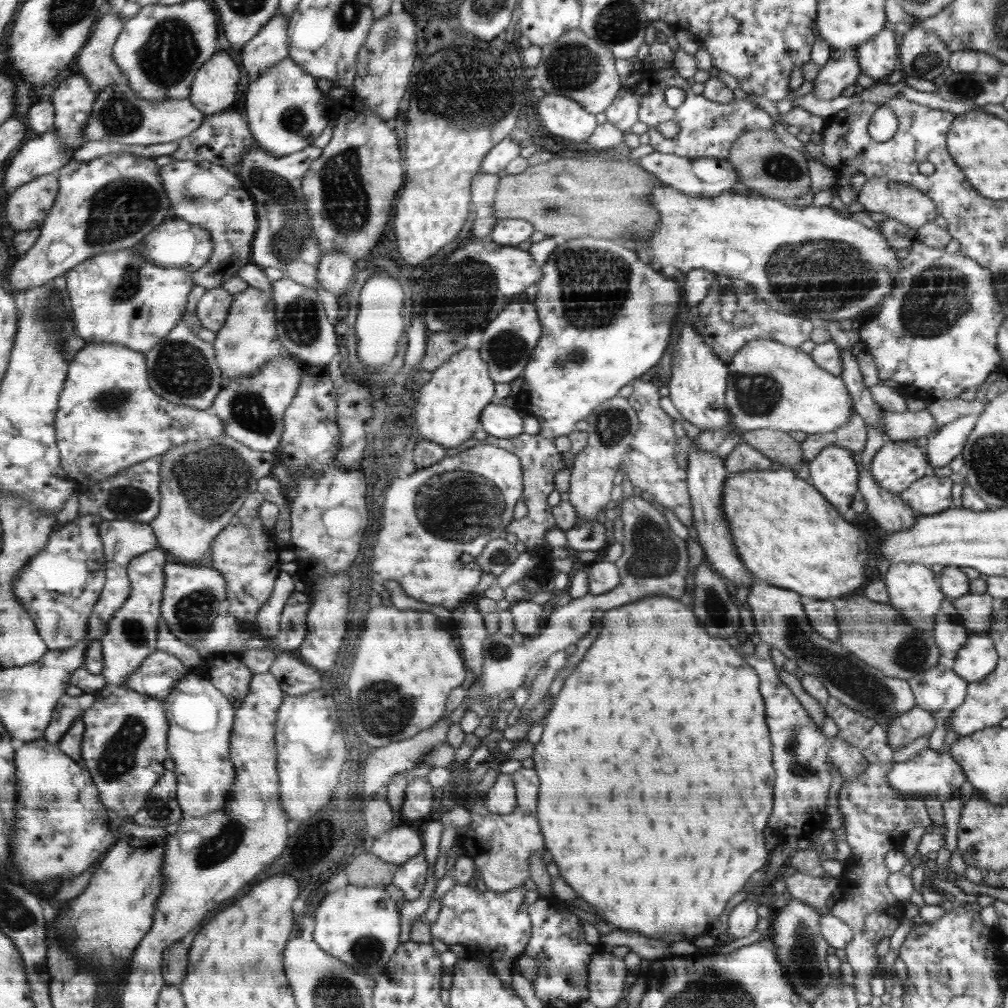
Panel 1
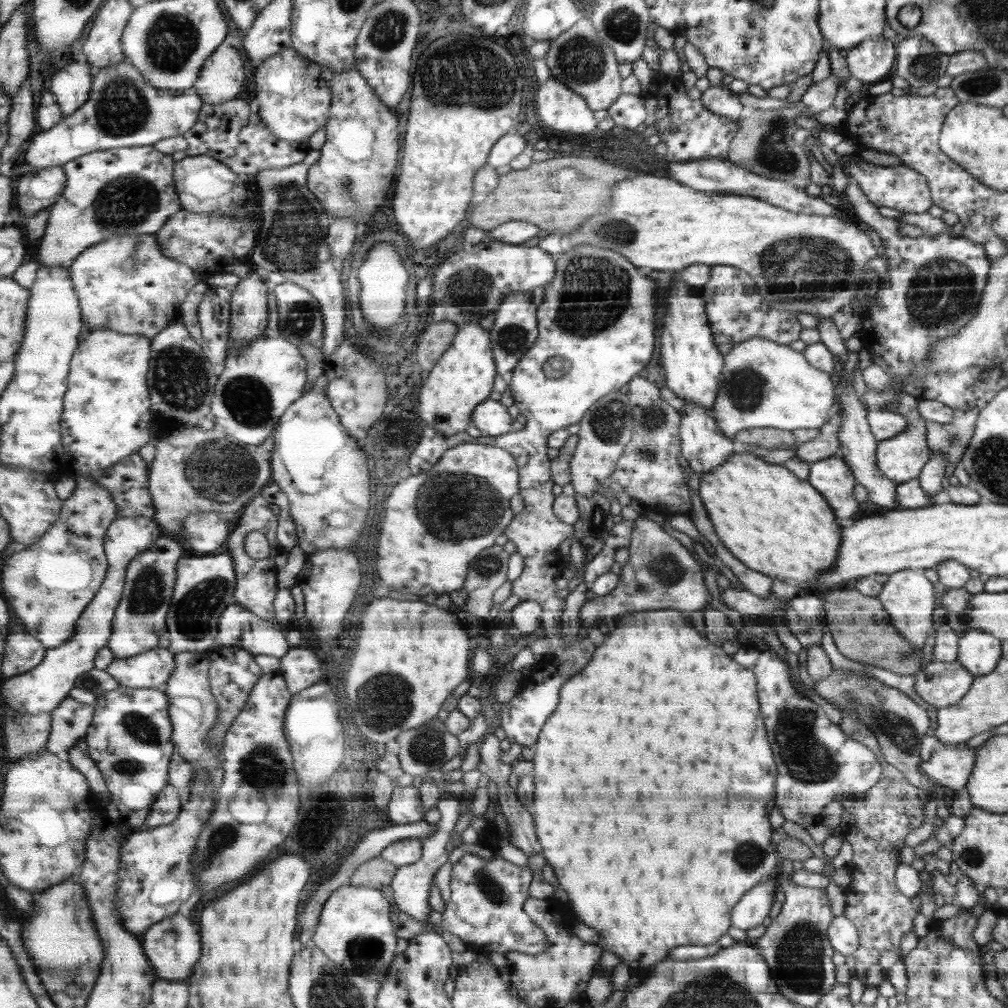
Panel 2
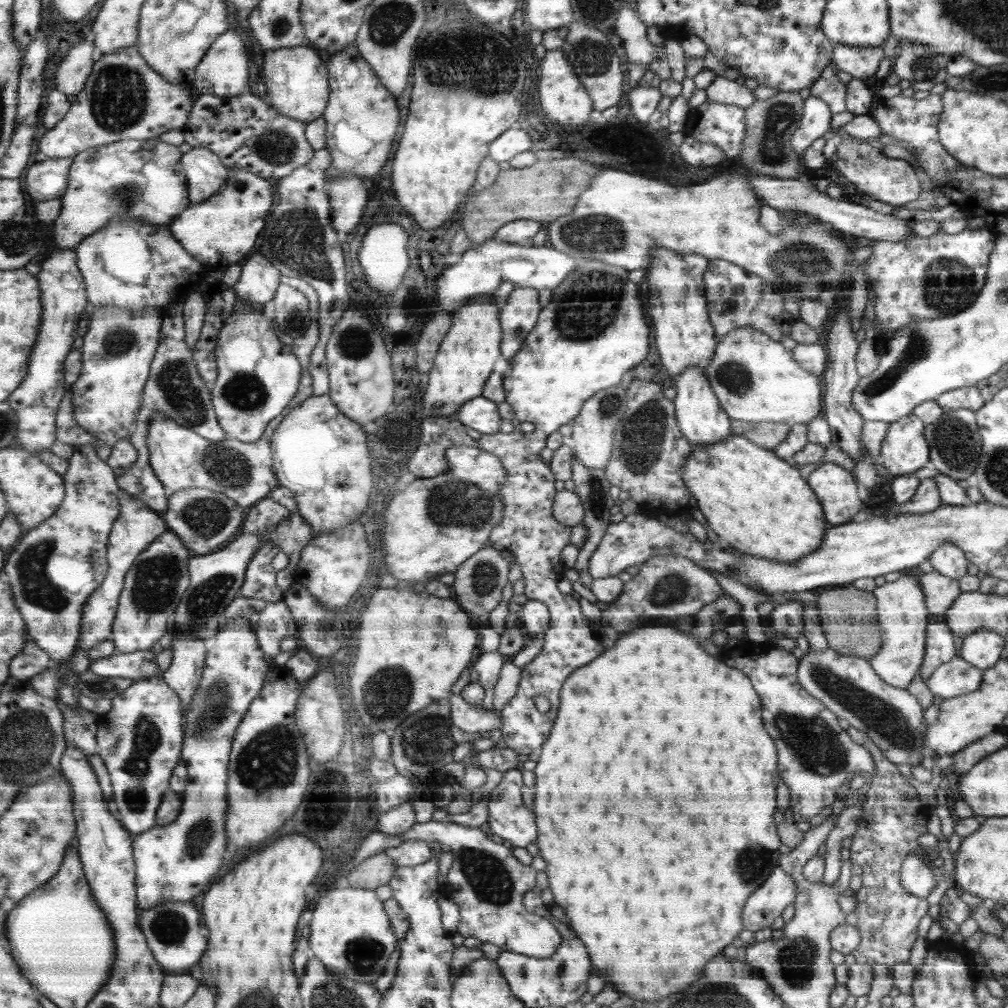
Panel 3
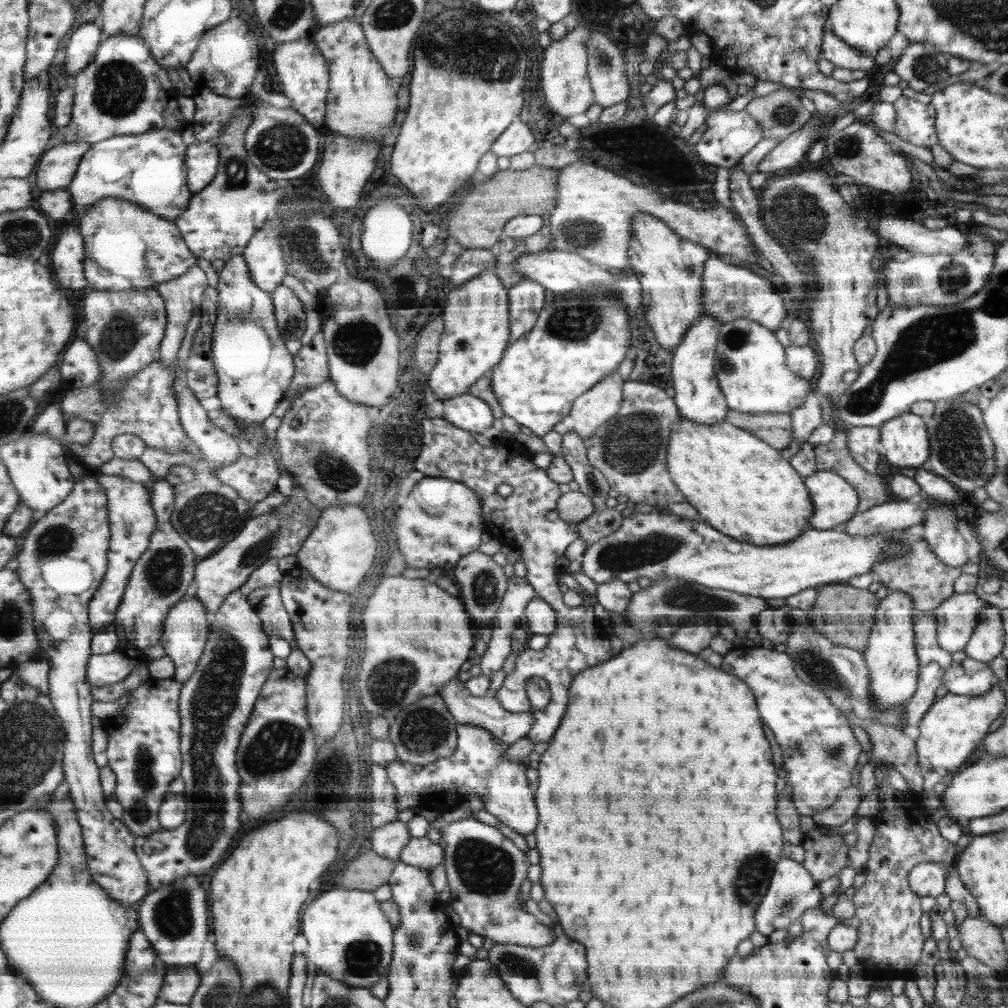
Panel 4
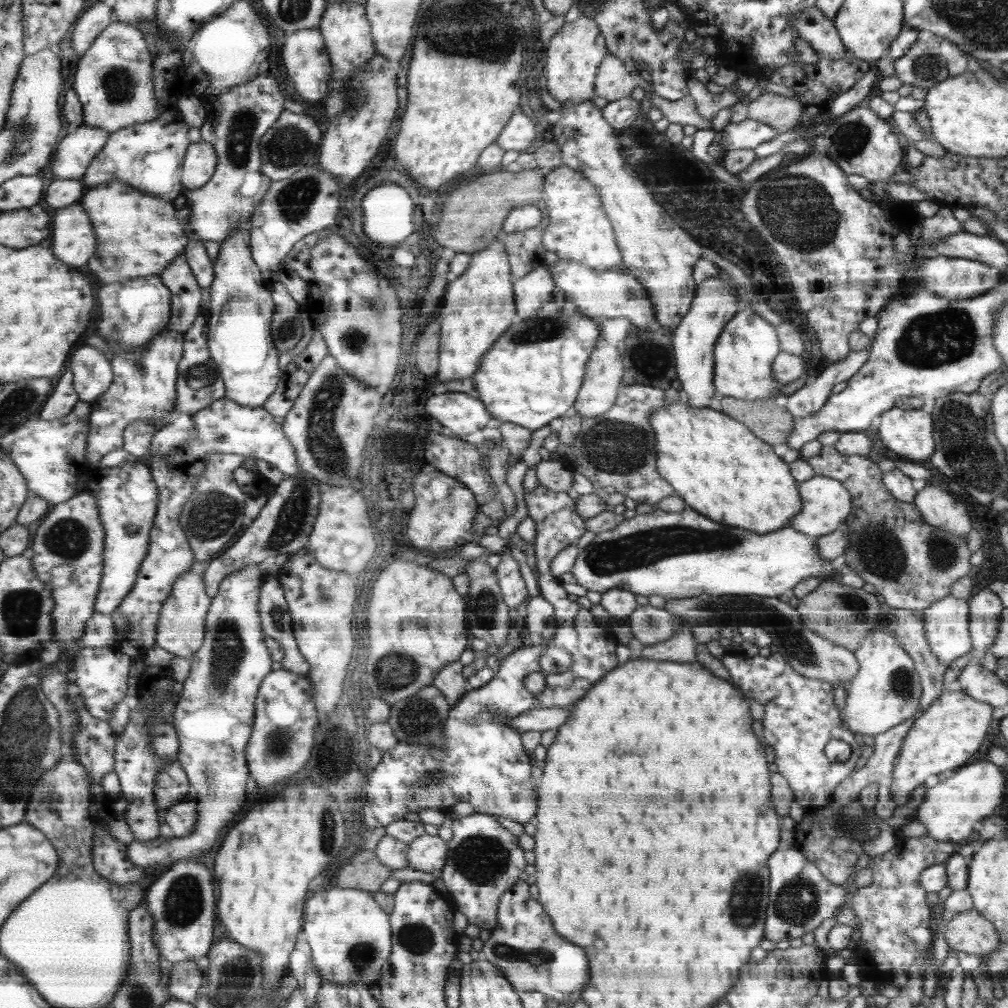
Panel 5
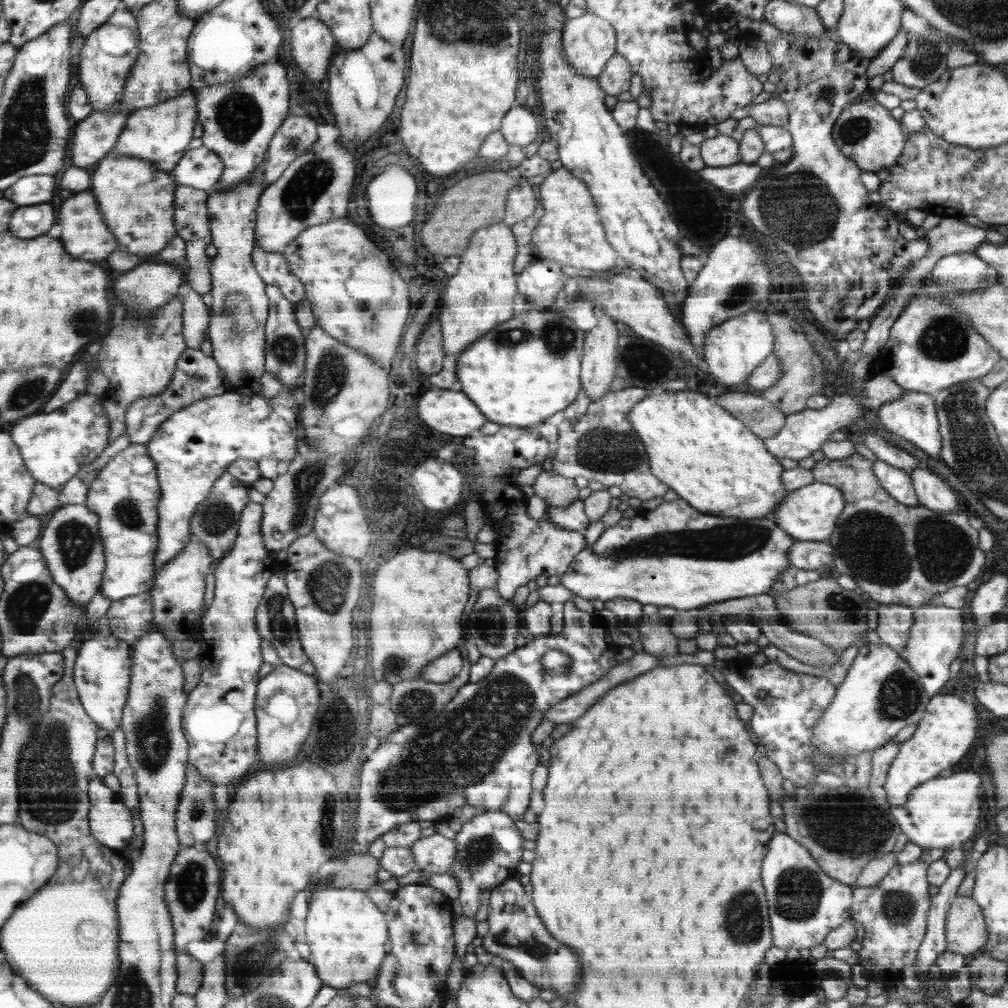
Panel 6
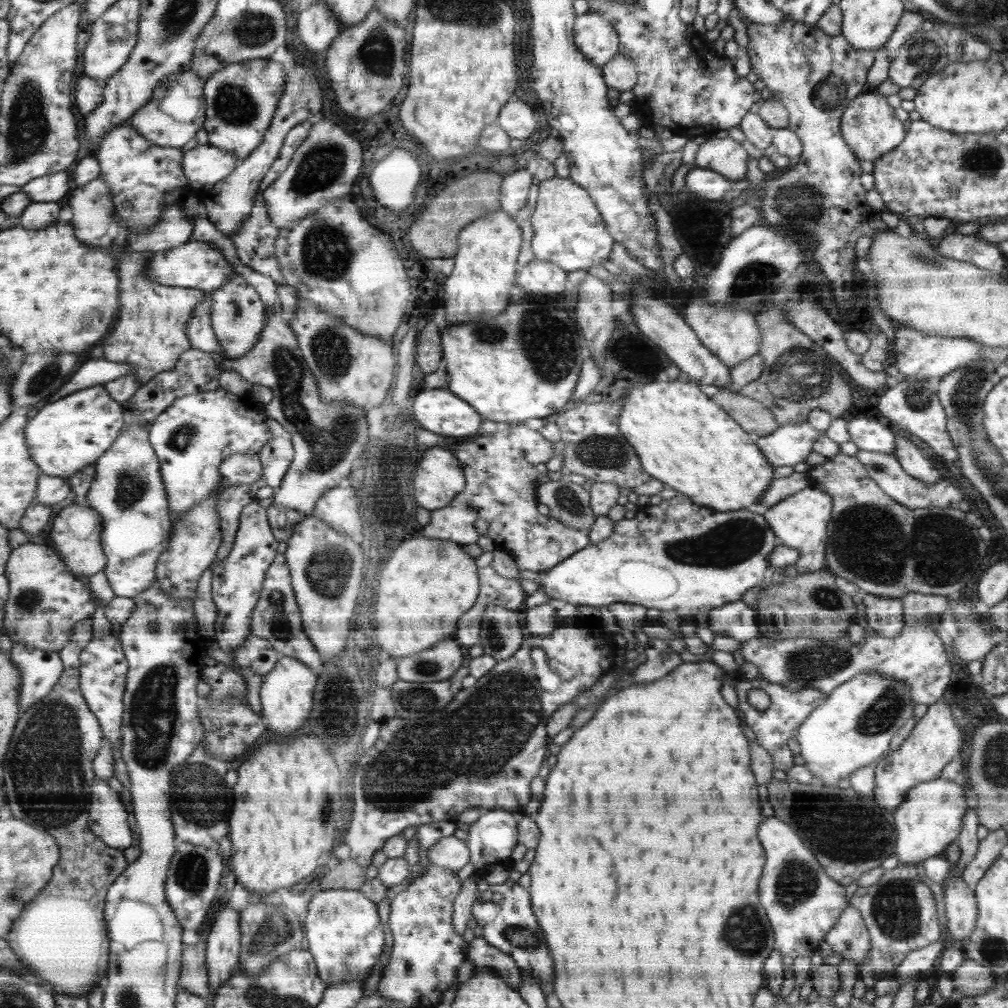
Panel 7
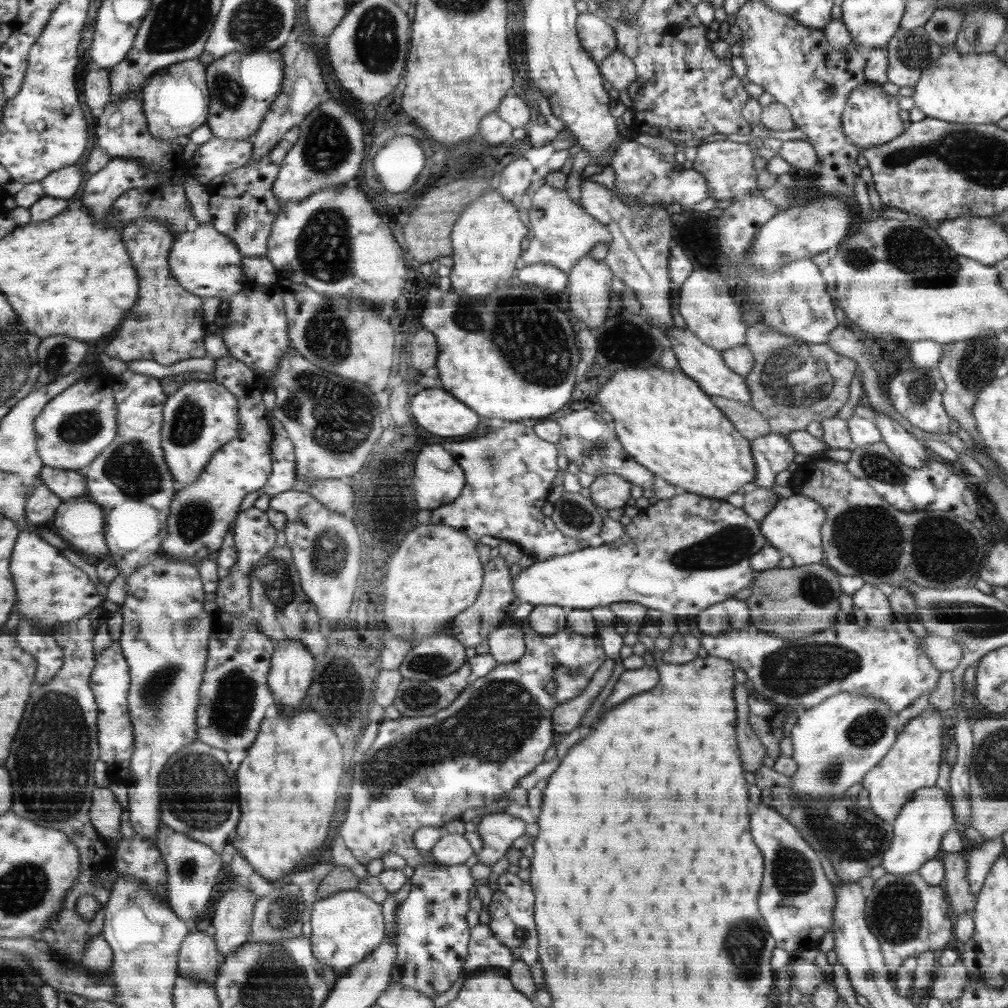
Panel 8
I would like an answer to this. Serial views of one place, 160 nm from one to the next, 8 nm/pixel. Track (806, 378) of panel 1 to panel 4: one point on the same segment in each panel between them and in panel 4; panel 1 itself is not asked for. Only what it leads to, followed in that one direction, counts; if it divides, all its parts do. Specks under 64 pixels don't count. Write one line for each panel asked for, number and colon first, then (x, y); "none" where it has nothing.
2: (765, 384)
3: (758, 380)
4: (752, 367)

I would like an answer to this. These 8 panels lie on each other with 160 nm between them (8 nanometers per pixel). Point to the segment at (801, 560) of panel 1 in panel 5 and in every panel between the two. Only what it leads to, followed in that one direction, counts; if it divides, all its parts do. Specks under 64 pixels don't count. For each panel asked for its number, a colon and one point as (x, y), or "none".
2: (774, 522)
3: (758, 504)
4: (738, 483)
5: (717, 465)

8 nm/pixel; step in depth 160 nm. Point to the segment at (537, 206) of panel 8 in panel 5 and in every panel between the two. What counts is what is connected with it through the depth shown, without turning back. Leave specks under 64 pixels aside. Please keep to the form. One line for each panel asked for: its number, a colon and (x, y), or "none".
5: (579, 229)
6: (570, 232)
7: (568, 230)

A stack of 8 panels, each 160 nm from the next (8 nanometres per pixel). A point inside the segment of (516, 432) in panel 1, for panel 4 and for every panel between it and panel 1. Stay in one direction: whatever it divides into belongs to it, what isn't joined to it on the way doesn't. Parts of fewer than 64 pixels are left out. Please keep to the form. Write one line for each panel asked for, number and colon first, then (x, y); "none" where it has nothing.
2: (491, 418)
3: (480, 413)
4: (469, 412)

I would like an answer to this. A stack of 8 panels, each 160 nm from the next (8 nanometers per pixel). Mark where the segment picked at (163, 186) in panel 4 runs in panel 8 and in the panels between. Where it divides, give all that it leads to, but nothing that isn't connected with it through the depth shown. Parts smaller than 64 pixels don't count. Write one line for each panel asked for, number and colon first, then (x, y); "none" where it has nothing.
5: (148, 156)
6: (160, 134)
7: (176, 112)
8: (176, 100)

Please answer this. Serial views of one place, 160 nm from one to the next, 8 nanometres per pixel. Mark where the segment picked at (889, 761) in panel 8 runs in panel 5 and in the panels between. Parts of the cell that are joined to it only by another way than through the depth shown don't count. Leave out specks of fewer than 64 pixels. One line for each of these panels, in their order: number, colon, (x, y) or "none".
5: (951, 729)
6: (943, 736)
7: (933, 742)

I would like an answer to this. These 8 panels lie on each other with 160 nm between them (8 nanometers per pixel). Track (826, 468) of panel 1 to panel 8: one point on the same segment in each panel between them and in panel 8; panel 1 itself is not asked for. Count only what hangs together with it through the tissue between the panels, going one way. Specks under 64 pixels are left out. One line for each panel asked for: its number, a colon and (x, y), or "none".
2: (832, 476)
3: (835, 489)
4: (834, 500)
5: (826, 503)
6: (809, 513)
7: (799, 521)
8: (794, 525)

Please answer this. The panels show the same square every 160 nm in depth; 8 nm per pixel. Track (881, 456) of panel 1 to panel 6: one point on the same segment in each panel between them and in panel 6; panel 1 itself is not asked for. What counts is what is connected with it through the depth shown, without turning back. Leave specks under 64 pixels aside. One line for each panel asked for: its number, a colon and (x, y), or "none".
2: (901, 458)
3: (904, 450)
4: (904, 442)
5: (908, 434)
6: (914, 417)

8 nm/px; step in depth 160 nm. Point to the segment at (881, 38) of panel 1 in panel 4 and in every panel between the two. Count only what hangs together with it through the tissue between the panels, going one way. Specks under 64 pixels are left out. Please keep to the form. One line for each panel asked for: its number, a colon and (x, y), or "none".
2: (873, 60)
3: (861, 62)
4: (835, 50)

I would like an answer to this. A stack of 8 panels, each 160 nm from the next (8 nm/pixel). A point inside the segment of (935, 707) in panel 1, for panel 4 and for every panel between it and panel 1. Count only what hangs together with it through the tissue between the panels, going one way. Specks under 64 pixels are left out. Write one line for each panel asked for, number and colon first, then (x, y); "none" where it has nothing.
2: (941, 684)
3: (957, 677)
4: (971, 677)

